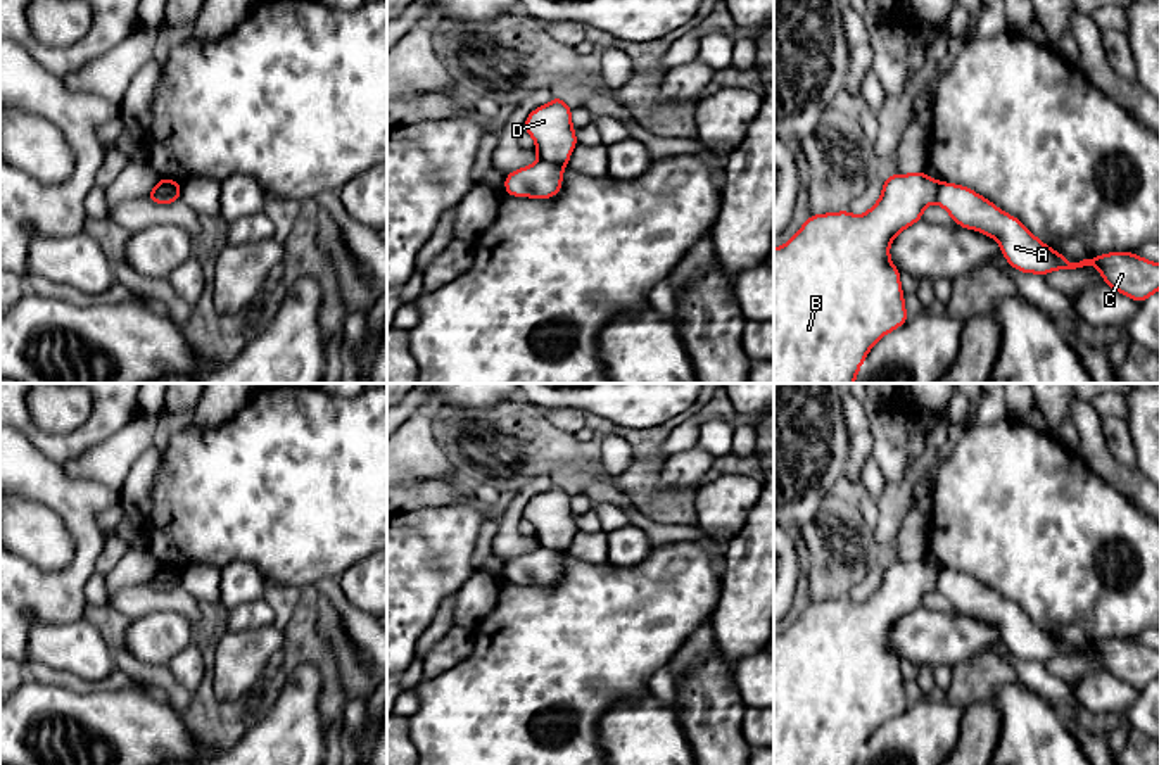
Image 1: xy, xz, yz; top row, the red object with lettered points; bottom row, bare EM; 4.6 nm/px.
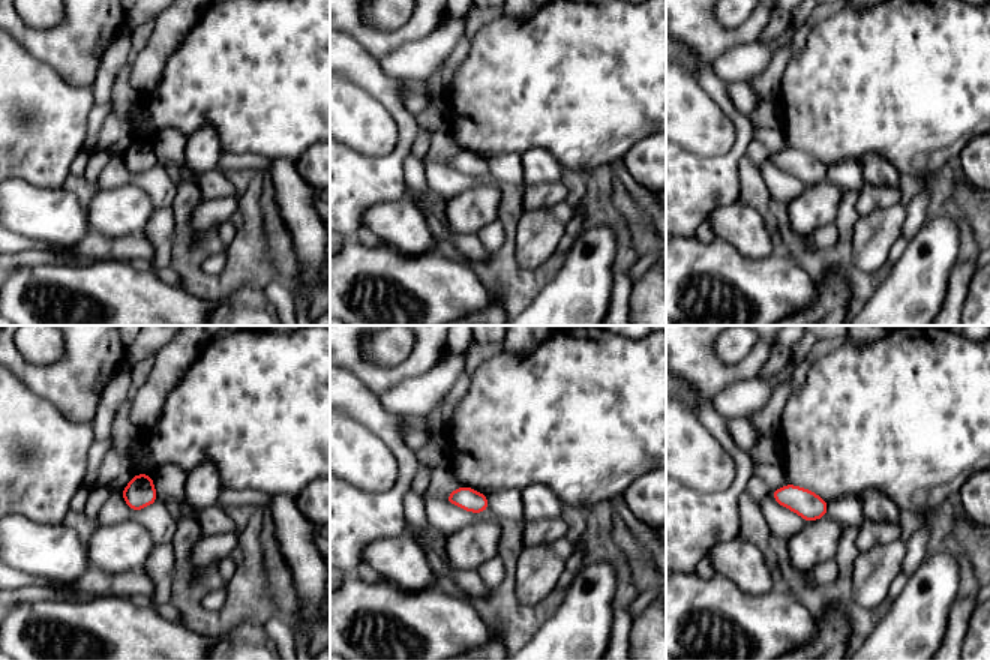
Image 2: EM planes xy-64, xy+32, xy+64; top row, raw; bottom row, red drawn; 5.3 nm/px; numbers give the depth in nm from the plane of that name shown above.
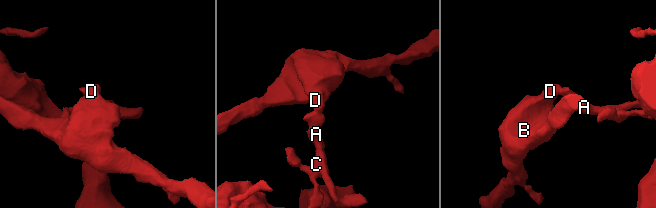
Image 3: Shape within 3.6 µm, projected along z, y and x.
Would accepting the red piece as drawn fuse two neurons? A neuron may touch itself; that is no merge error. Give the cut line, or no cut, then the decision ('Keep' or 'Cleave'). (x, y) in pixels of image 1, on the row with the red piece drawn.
Split along xz (539, 158), (565, 164). Cleave

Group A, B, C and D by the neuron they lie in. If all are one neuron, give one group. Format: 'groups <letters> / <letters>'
groups A C / B D

